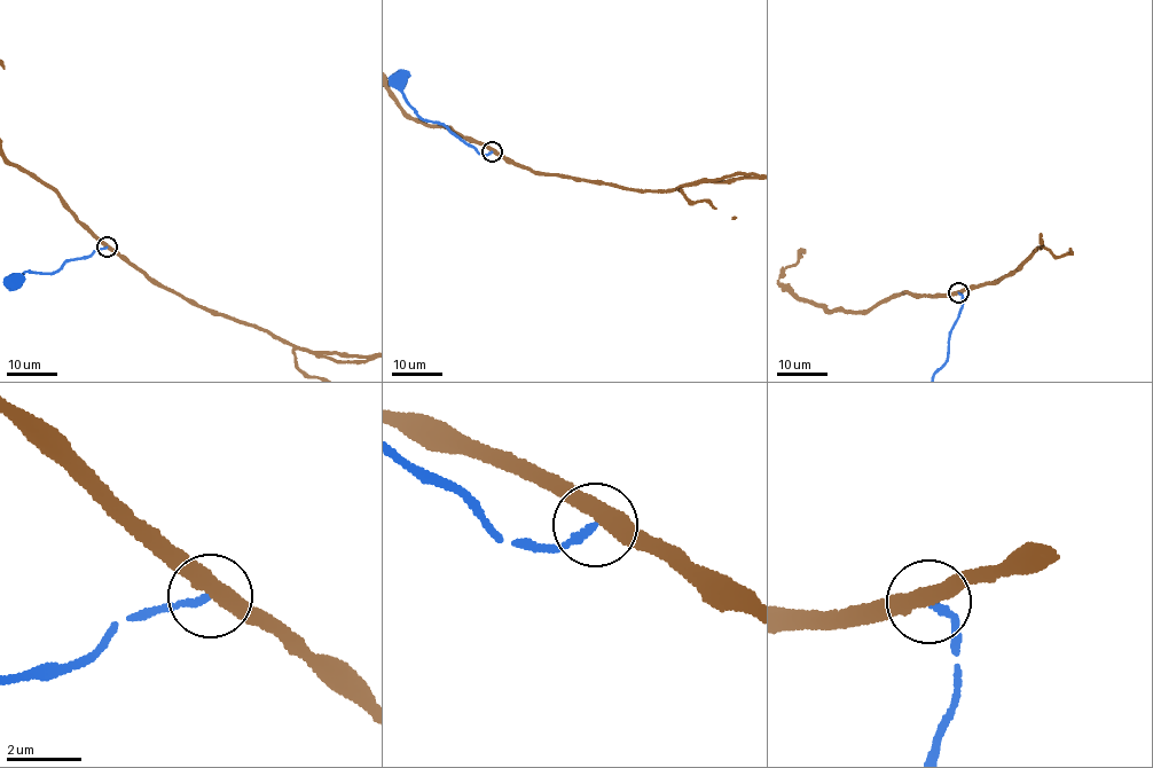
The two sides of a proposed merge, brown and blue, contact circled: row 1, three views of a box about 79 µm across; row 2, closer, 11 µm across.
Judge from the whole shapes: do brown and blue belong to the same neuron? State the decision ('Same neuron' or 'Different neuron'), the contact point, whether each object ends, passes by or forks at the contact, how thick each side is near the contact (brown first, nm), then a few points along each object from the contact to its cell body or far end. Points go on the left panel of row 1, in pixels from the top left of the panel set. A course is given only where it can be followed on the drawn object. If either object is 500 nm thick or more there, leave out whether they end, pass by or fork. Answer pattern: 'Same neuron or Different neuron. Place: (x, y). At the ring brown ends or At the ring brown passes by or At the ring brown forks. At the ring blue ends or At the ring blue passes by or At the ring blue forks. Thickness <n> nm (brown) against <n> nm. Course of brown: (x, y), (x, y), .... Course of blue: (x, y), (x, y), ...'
Different neuron. Place: (107, 247). At the ring brown passes by. At the ring blue ends. Thickness 440 nm (brown) against 180 nm. Course of brown: (107, 248), (183, 297), (282, 338), (292, 346), (298, 369). Course of blue: (107, 248), (64, 263), (55, 272), (24, 272), (13, 279)

